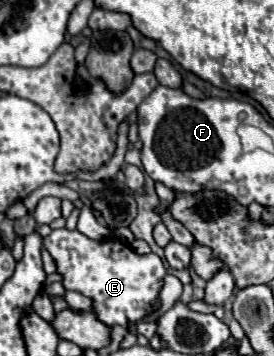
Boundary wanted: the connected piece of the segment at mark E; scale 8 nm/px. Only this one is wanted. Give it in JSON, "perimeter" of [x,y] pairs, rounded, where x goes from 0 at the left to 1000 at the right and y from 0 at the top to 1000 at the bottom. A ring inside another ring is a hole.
{"perimeter":[[[193,643],[157,671],[164,699],[208,739],[208,761],[230,772],[230,801],[252,817],[303,823],[339,840],[347,885],[398,919],[471,913],[544,885],[551,846],[580,834],[588,784],[609,767],[595,733],[566,716],[500,716],[471,688],[434,671],[339,677],[281,643]]]}

